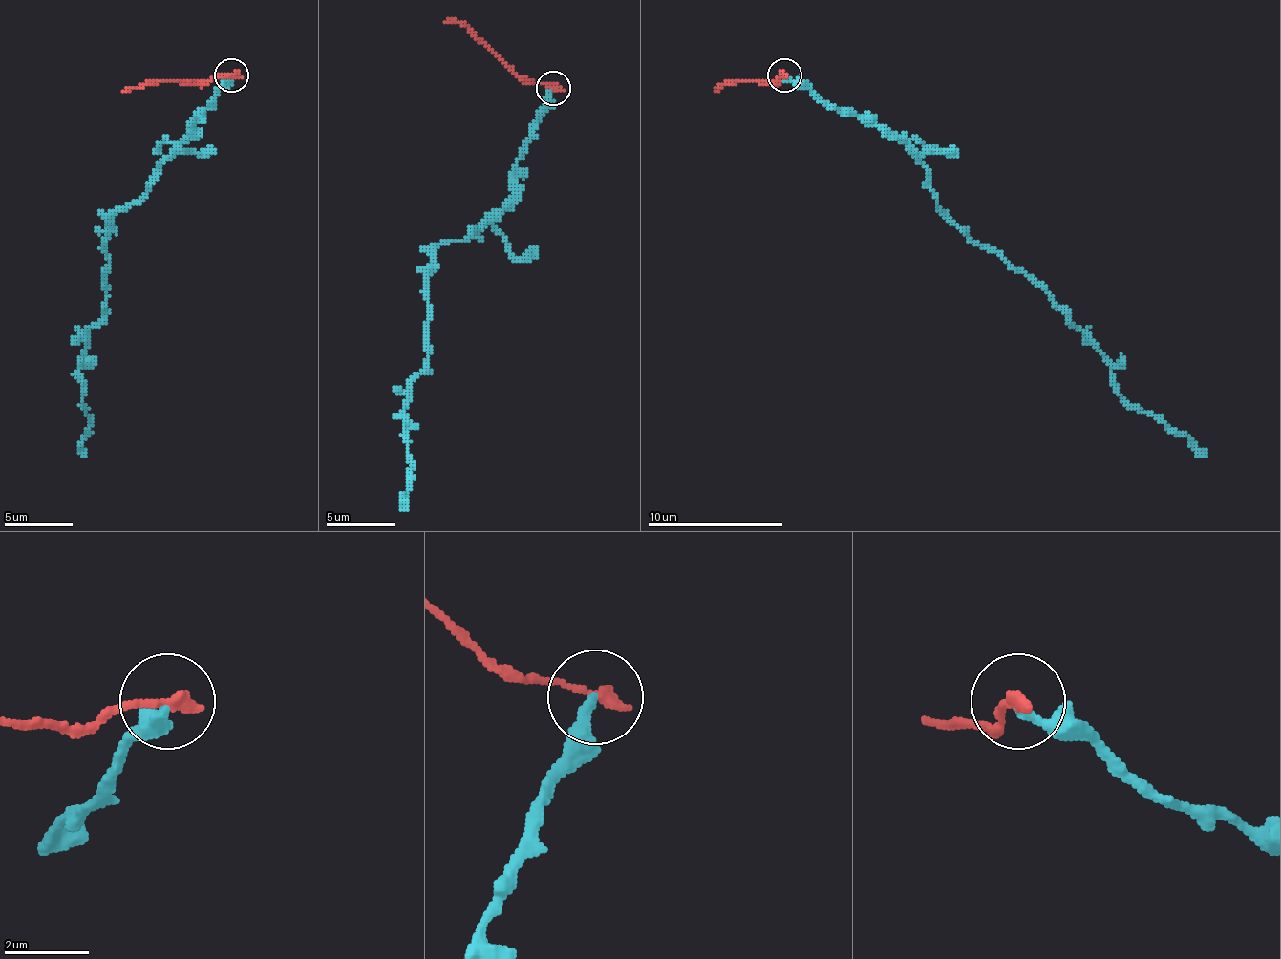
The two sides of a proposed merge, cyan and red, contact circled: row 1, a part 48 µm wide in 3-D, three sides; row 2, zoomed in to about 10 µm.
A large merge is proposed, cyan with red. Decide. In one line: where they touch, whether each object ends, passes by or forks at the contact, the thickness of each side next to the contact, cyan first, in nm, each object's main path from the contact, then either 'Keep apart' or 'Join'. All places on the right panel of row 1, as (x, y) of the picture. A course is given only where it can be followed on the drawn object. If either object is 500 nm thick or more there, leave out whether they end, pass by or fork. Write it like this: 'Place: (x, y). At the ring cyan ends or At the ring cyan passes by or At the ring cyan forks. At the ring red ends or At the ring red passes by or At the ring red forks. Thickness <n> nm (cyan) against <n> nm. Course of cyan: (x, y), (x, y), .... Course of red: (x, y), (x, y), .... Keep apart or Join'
Place: (784, 74). At the ring cyan ends. At the ring red ends. Thickness 240 nm (cyan) against 300 nm. Course of cyan: (783, 77), (889, 129), (927, 169), (947, 214), (1022, 268), (1087, 336), (1131, 405), (1206, 456). Course of red: (783, 74), (773, 81), (729, 81), (718, 91). Keep apart

